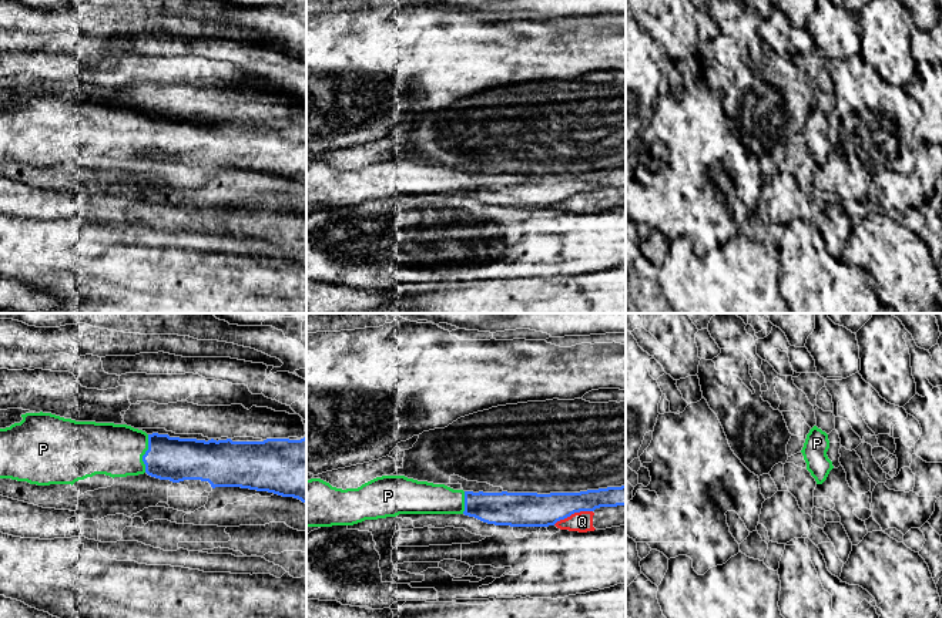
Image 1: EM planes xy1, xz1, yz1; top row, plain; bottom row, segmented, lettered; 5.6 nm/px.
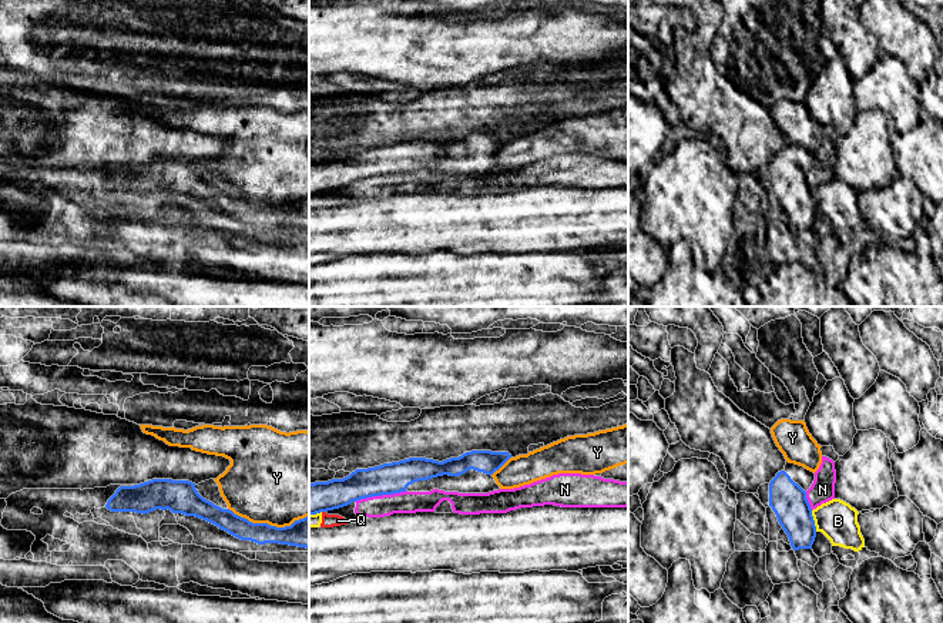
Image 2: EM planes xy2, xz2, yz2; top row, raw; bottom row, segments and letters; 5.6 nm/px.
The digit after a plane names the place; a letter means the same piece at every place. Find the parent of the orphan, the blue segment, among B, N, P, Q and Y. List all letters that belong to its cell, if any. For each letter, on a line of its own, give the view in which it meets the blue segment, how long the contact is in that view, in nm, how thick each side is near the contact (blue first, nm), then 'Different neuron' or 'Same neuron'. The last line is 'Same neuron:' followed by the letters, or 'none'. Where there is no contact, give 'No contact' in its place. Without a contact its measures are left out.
B: Touches blue in yz2. Shared border 120 nm. Thickness 200 nm (blue) against 220 nm. Different neuron
N: Touches blue in xz2. Shared border 300 nm. Thickness 180 nm (blue) against 130 nm. Different neuron
P: Touches blue in xy1. Shared border 220 nm. Thickness 240 nm (blue) against 300 nm. Same neuron
Q: Touches blue in xz1. Shared border 240 nm. Thickness 190 nm (blue) against 120 nm. Different neuron
Y: Touches blue in xy2. Shared border 460 nm. Thickness 170 nm (blue) against 500 nm. Different neuron
Same neuron: P

